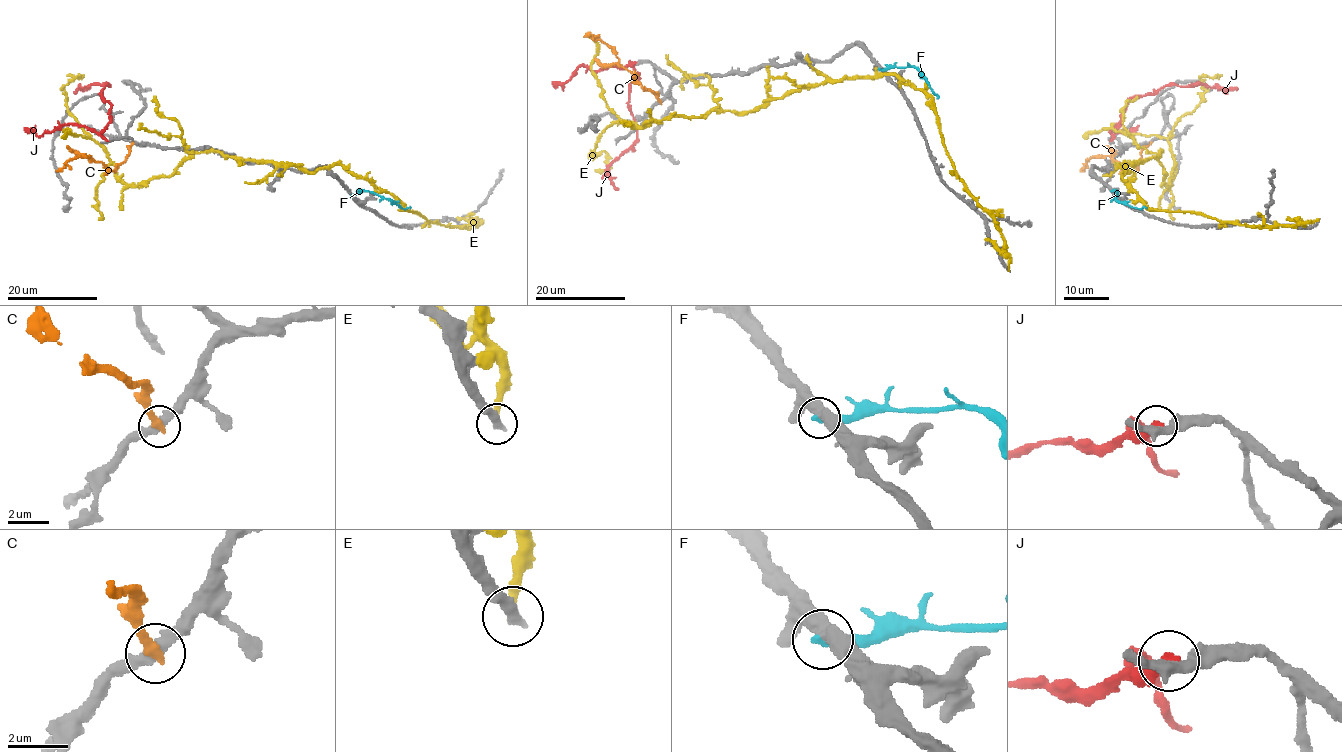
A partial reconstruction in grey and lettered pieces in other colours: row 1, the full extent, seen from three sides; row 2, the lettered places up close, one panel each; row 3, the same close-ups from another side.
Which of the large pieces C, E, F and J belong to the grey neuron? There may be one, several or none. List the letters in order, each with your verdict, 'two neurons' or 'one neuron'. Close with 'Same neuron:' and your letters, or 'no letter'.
C: two neurons
E: two neurons
F: two neurons
J: two neurons
Same neuron: no letter

